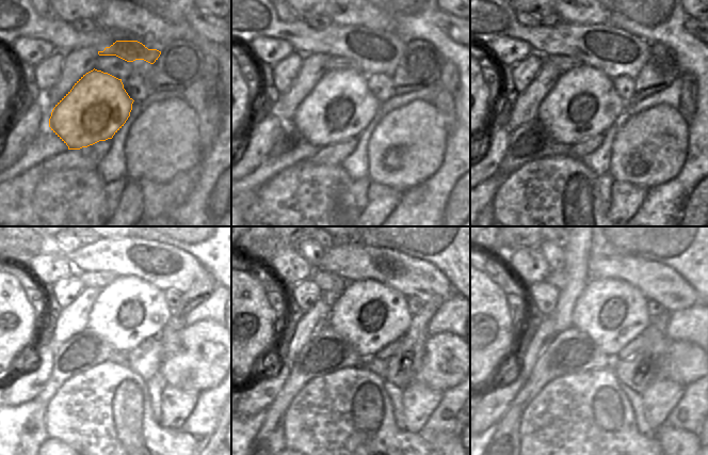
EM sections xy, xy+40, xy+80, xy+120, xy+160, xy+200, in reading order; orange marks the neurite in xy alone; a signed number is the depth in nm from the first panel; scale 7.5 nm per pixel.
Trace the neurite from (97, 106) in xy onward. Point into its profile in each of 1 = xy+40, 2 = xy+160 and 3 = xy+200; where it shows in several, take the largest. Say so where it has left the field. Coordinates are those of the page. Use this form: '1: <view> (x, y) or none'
1: xy+40 (340, 106)
2: xy+160 (370, 314)
3: xy+200 (612, 312)

